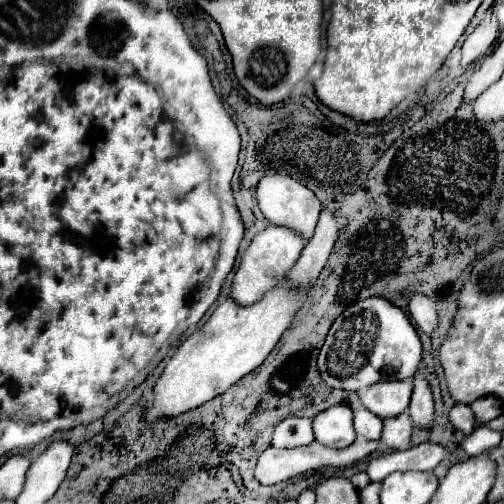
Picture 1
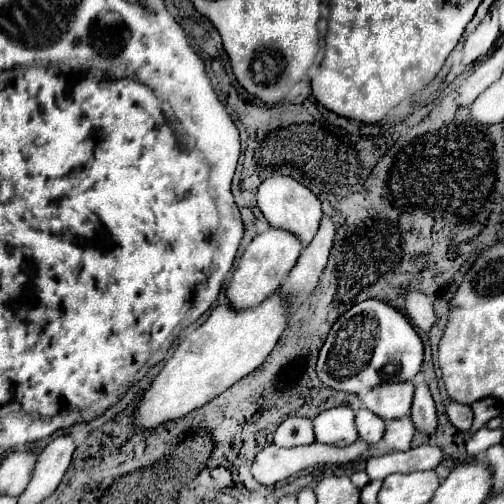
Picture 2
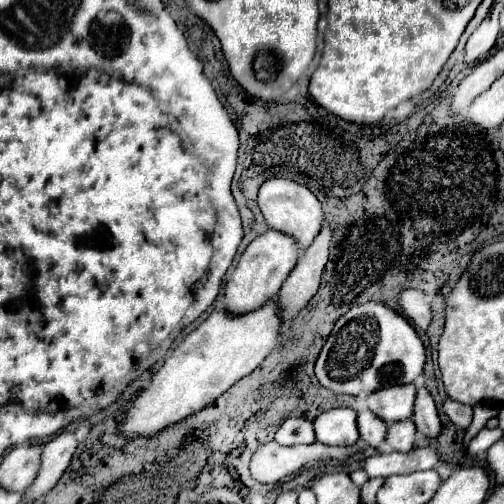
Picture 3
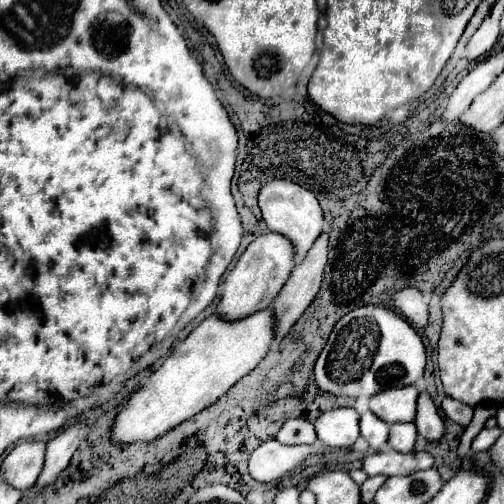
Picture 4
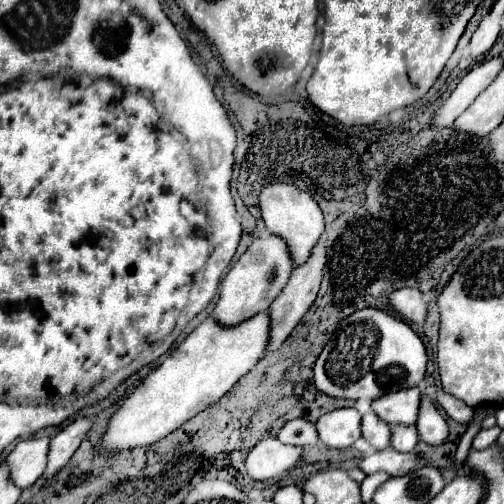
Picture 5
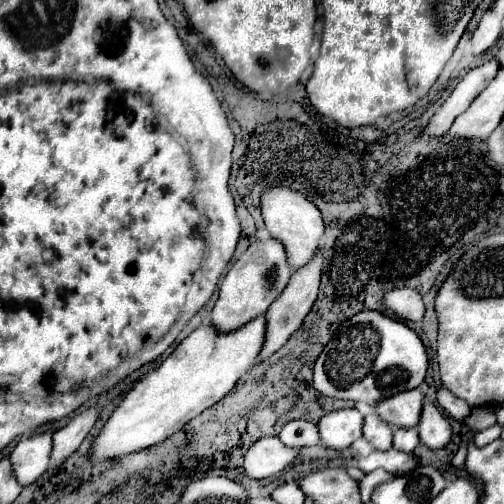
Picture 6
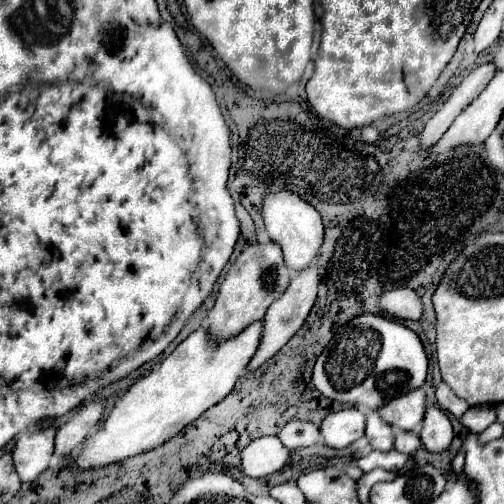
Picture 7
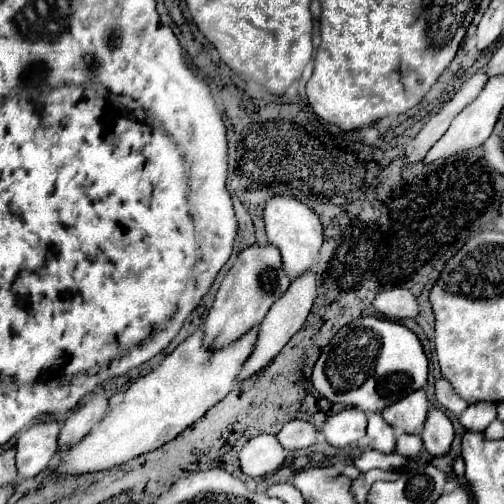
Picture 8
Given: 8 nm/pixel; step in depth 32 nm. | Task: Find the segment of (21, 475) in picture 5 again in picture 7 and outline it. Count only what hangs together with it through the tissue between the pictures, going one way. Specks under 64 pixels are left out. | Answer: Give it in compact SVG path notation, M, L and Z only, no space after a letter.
M36 428L20 434L12 458L20 482L34 482L50 464L54 452L56 428Z

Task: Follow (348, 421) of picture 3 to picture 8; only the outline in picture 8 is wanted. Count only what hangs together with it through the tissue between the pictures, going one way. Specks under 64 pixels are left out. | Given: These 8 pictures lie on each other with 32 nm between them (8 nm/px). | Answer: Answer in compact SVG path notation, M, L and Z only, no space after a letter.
M356 408L332 414L330 418L326 418L322 434L326 442L334 448L344 448L348 444L354 444L366 434L366 414Z

